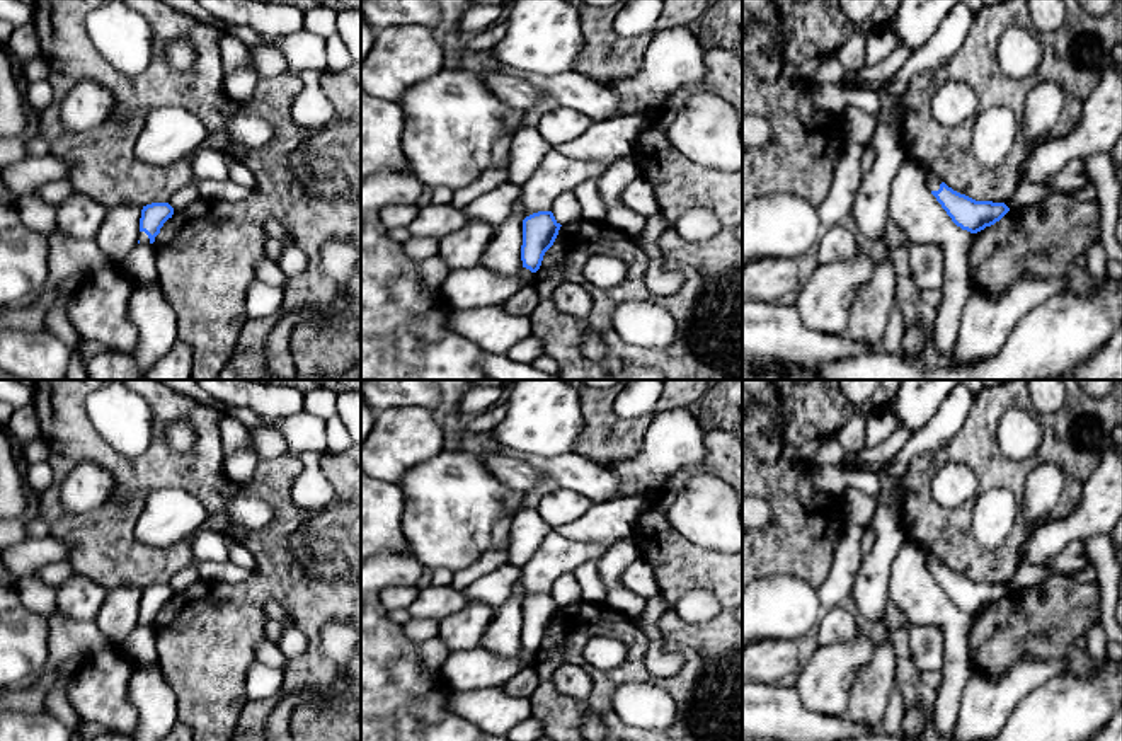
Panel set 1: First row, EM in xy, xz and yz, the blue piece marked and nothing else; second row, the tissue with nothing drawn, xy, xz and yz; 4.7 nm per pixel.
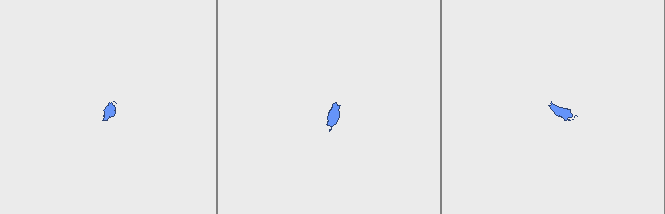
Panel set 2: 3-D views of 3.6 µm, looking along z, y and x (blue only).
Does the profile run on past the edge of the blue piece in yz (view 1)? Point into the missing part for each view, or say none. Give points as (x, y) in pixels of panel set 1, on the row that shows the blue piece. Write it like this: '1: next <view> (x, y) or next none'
1: next yz (933, 183)

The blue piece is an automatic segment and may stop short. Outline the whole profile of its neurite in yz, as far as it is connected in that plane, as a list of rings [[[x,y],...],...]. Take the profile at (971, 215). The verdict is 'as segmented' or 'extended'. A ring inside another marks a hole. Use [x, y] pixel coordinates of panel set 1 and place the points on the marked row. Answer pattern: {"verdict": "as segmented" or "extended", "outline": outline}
{"verdict": "extended", "outline": [[[926,170],[926,186],[952,221],[970,233],[994,225],[1010,211],[1005,203],[976,201],[953,191],[930,170]]]}

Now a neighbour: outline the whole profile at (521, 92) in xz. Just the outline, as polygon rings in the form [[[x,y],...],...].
[[[499,70],[485,72],[482,78],[501,102],[518,111],[548,107],[547,95],[536,78]]]

